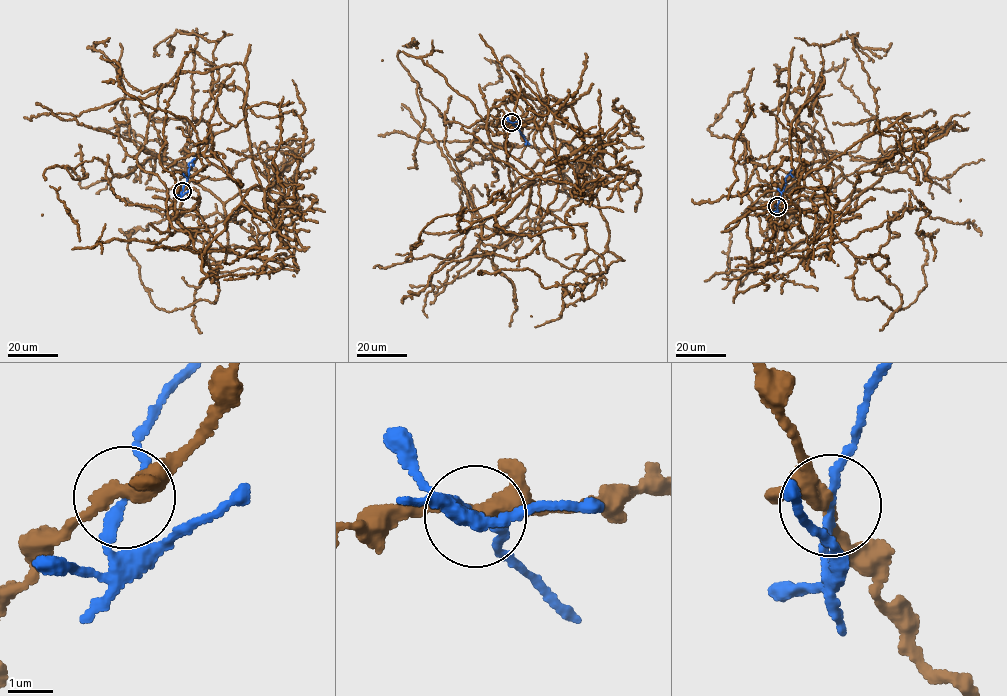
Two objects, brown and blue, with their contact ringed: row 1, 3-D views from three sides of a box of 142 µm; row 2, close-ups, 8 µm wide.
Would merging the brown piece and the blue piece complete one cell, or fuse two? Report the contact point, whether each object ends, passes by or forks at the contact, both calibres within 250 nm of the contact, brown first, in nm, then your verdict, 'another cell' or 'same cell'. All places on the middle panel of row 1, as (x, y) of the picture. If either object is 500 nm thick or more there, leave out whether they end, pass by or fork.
place (511, 122); brown passes by; blue passes by; calibres 340 and 180 nm; another cell

